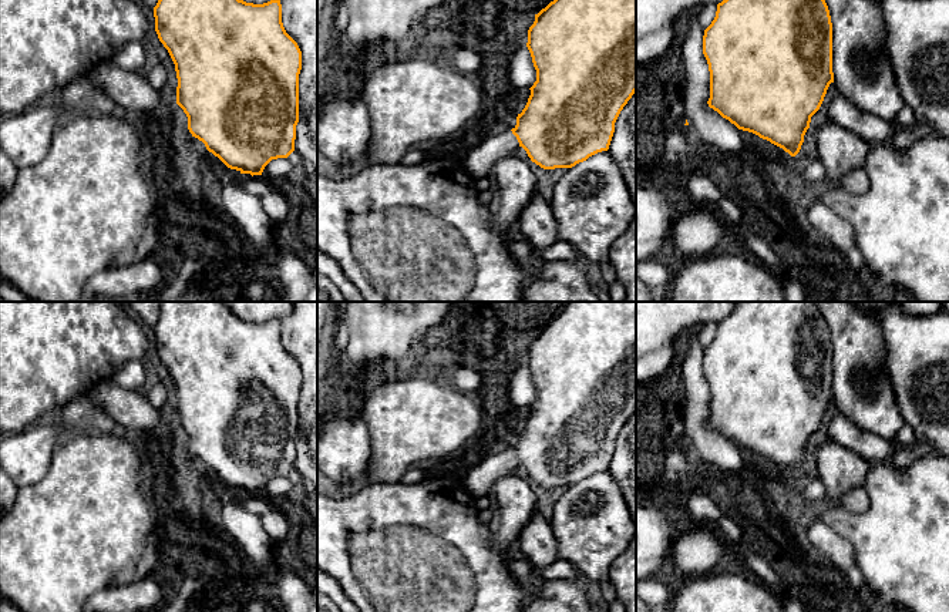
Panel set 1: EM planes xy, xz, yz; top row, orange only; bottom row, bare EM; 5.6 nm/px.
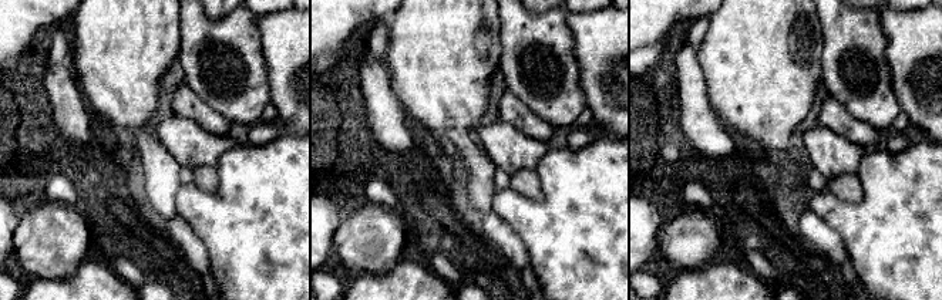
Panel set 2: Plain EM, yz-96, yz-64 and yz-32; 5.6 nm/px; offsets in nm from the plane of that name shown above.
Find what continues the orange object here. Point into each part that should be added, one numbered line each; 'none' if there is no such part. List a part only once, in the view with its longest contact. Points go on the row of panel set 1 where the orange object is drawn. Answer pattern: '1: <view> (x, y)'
1: xz (478, 161)

